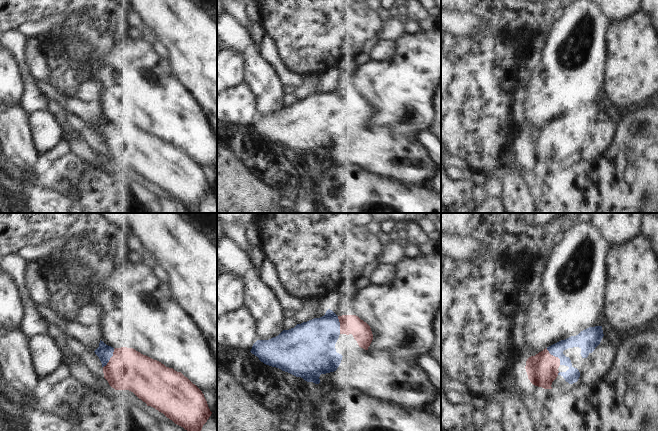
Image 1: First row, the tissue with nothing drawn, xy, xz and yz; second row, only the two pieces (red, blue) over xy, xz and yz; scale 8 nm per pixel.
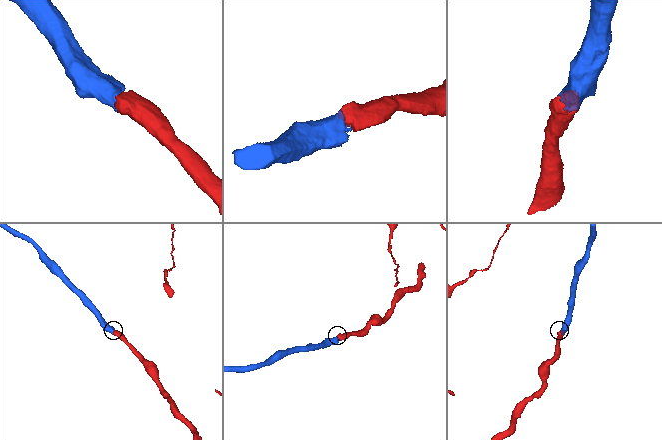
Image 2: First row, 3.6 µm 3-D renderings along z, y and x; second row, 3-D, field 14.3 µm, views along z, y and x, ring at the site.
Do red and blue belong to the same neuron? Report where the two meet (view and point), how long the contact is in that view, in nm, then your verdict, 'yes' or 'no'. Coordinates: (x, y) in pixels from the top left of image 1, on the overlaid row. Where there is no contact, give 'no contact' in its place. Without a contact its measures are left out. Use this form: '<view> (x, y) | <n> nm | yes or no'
yz (554, 356) | 180 nm | yes

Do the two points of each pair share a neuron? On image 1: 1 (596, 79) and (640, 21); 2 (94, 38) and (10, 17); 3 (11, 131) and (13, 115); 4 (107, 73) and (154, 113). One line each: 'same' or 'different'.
1: different
2: same
3: same
4: same

